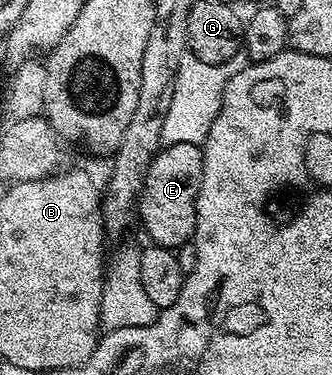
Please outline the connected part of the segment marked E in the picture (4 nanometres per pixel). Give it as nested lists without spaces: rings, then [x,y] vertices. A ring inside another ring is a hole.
[[[175,143],[165,145],[158,149],[151,167],[147,167],[145,182],[141,188],[139,198],[139,225],[145,228],[148,240],[155,245],[162,245],[165,249],[176,251],[183,243],[193,239],[195,231],[195,215],[197,214],[197,196],[201,186],[201,176],[203,175],[203,159],[205,158],[201,145],[191,143]]]

